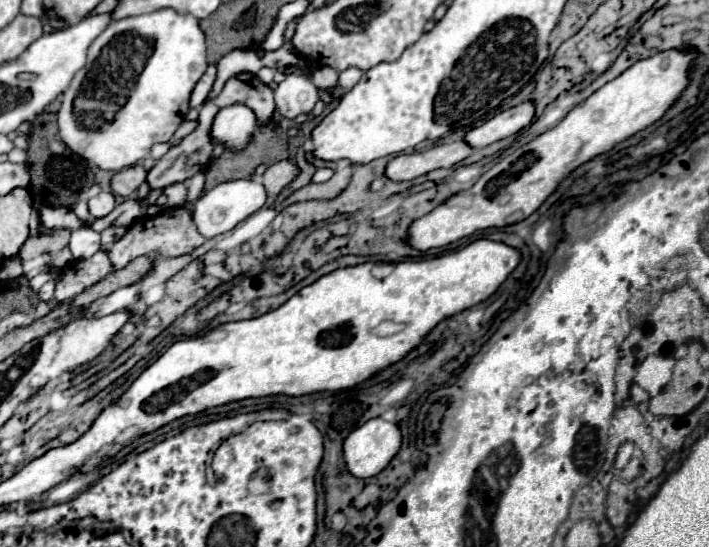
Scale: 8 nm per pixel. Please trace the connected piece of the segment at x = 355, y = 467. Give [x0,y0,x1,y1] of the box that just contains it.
[343,417,401,477]

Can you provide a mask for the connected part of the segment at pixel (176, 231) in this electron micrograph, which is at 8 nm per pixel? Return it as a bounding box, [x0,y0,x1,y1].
[109,207,205,269]

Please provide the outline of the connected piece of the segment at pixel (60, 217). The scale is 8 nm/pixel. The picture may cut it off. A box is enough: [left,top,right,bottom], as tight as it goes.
[39,205,83,229]

